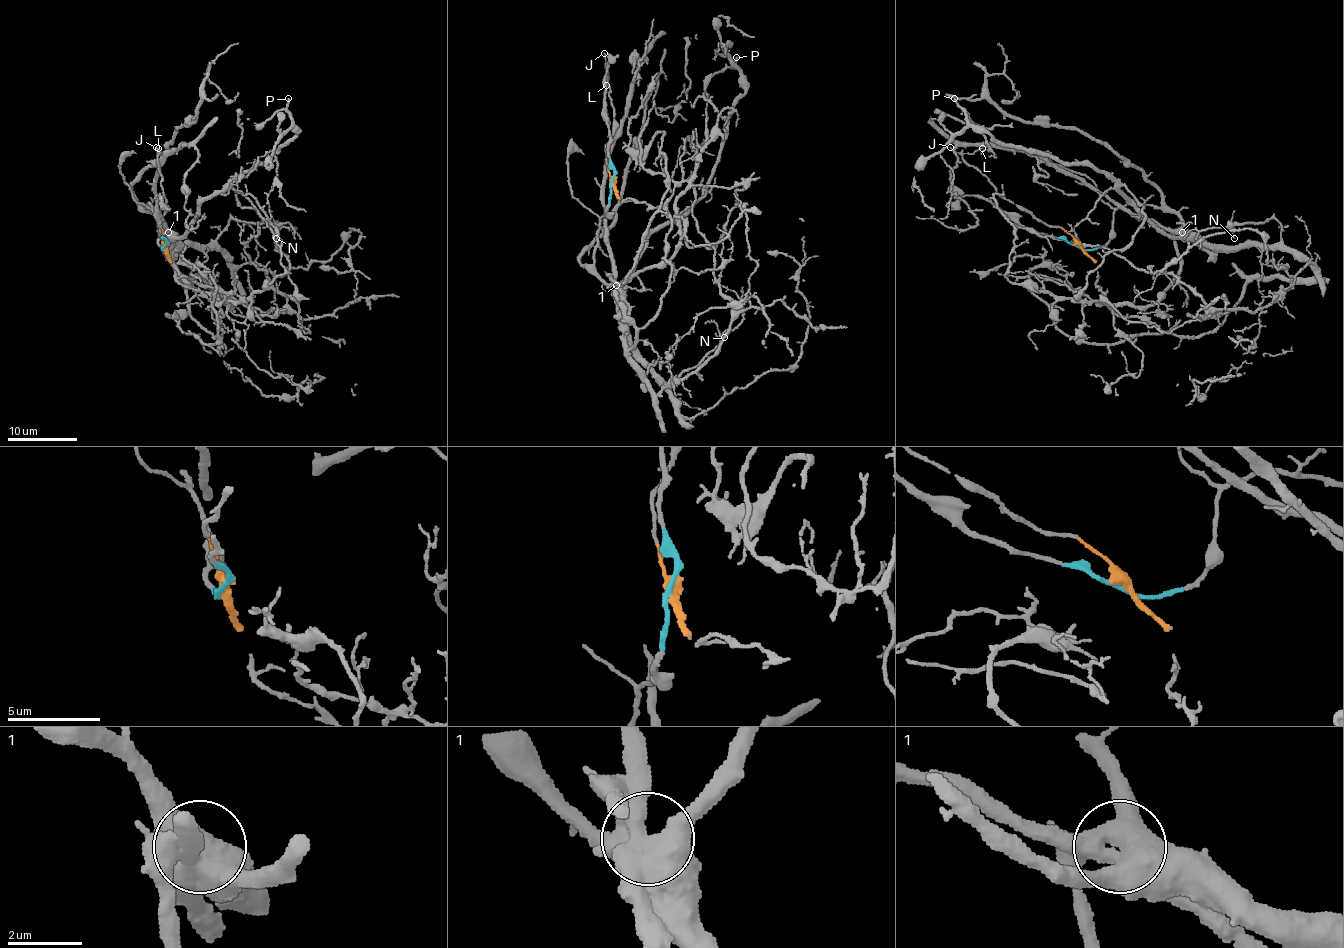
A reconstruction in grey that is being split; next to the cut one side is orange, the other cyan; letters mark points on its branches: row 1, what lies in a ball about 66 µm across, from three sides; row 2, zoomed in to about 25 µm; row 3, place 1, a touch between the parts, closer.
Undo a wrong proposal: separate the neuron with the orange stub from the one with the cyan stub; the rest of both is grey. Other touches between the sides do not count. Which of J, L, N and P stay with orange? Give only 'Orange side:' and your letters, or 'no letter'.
Orange side: J, L

